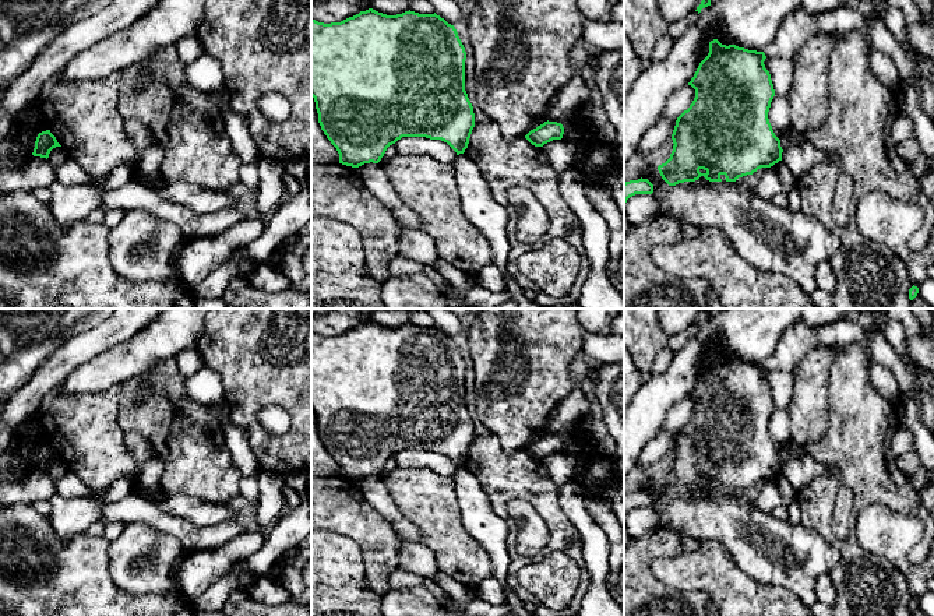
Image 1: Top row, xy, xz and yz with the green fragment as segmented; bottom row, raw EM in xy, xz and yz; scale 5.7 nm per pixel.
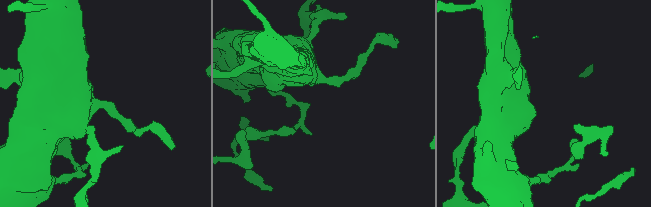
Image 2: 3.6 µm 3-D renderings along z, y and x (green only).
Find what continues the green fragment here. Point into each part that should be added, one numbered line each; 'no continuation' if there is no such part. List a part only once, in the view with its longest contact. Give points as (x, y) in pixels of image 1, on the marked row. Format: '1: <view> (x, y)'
no continuation

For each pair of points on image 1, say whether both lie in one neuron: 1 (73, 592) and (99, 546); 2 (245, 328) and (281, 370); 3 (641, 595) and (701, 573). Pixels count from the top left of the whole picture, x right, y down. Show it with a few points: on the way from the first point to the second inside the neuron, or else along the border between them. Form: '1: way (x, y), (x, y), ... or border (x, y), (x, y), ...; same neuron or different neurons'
1: way (73, 581), (74, 572), (88, 558); same neuron
2: way (254, 338), (277, 361); same neuron
3: border (652, 560), (651, 570), (661, 581), (700, 591); different neurons

